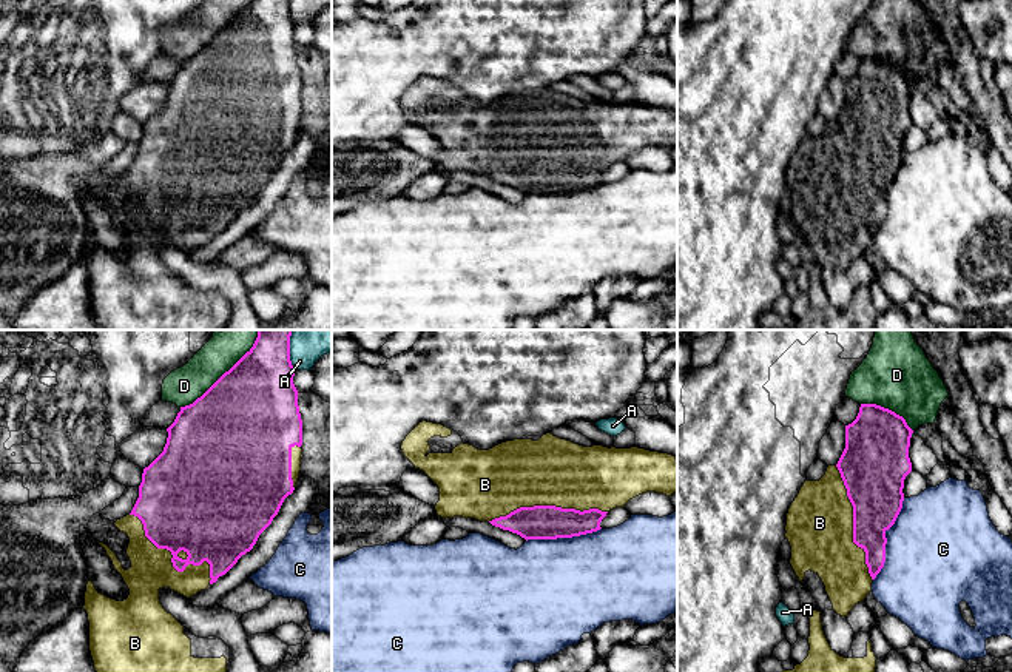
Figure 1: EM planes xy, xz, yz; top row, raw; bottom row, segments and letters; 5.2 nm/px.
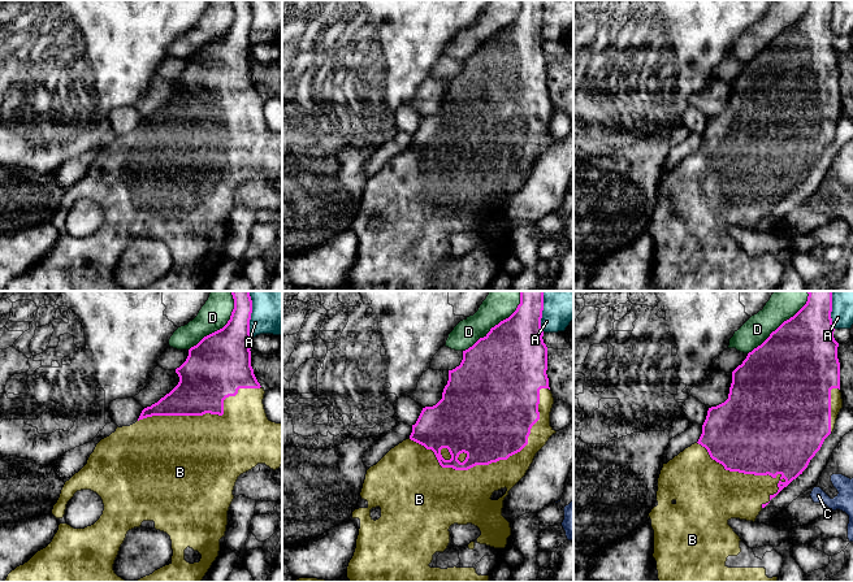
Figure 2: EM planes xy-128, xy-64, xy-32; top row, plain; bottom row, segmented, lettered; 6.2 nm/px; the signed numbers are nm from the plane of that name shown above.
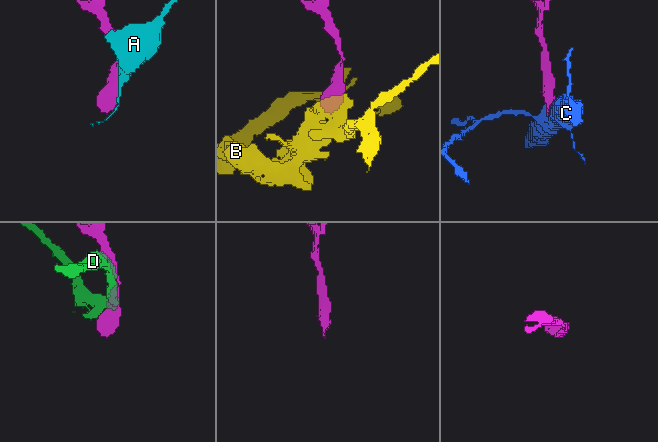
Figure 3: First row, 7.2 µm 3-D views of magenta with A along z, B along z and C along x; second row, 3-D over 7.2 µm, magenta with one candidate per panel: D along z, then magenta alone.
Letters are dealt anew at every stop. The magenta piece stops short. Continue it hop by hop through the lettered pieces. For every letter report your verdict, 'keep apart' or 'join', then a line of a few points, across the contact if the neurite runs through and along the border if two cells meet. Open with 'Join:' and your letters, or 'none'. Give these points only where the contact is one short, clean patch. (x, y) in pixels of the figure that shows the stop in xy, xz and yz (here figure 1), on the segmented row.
Join: B
A: keep apart
B: join
C: keep apart
D: keep apart

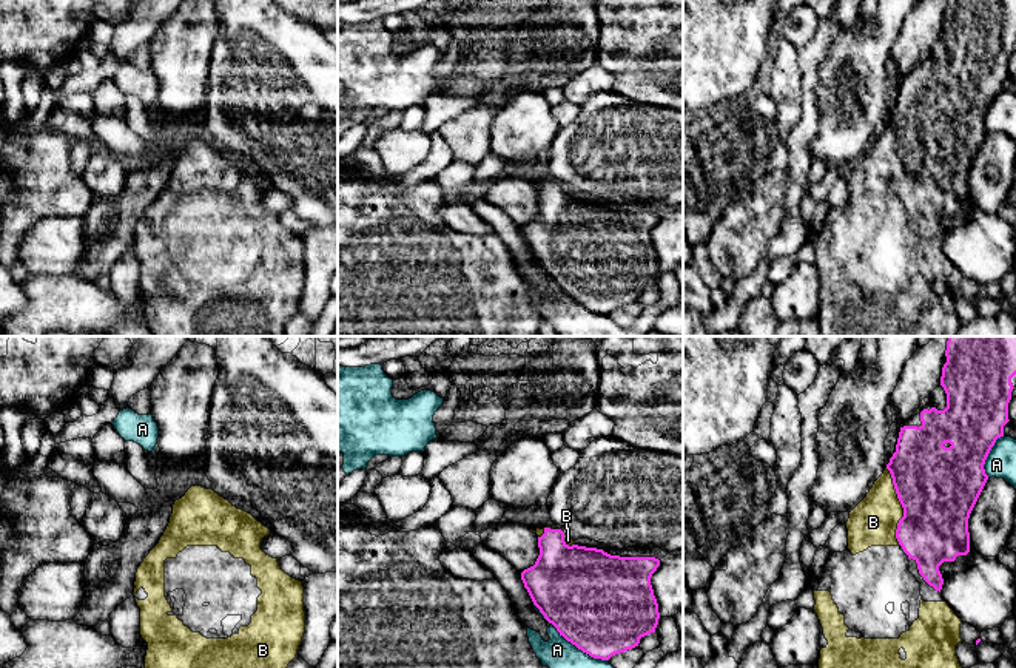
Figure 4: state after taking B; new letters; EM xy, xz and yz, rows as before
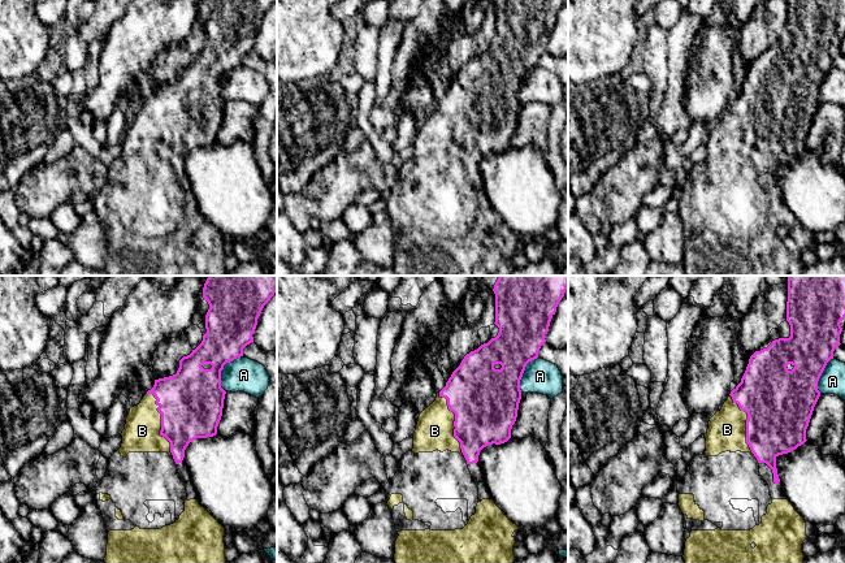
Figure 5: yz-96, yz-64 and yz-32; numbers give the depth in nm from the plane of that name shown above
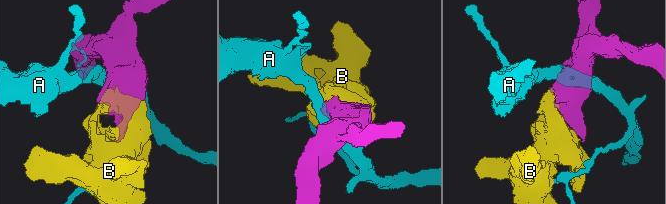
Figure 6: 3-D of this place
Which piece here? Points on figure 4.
Join: B
A: keep apart
B: join

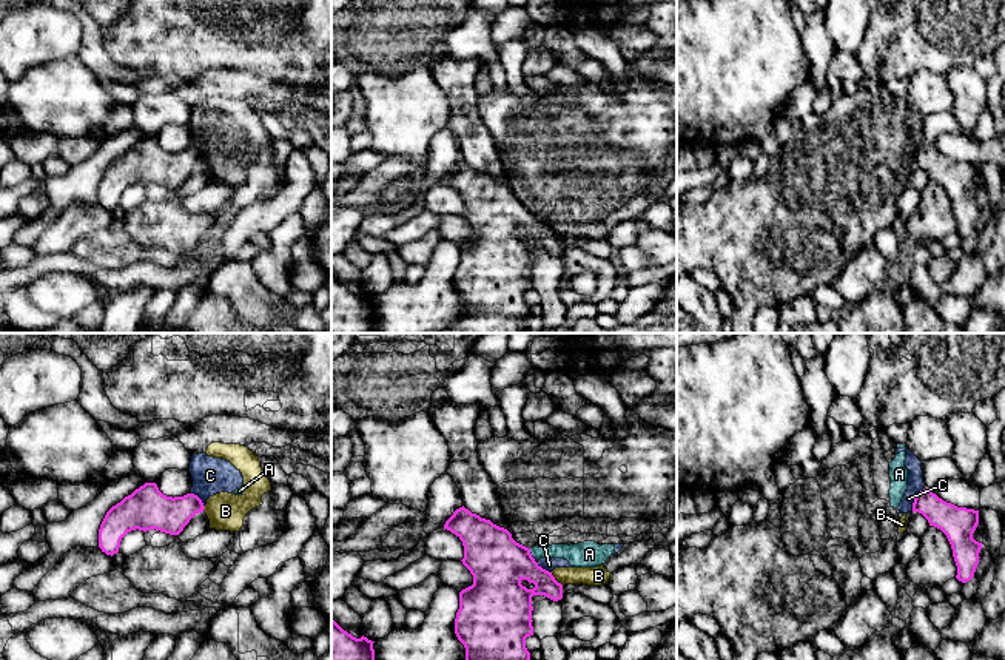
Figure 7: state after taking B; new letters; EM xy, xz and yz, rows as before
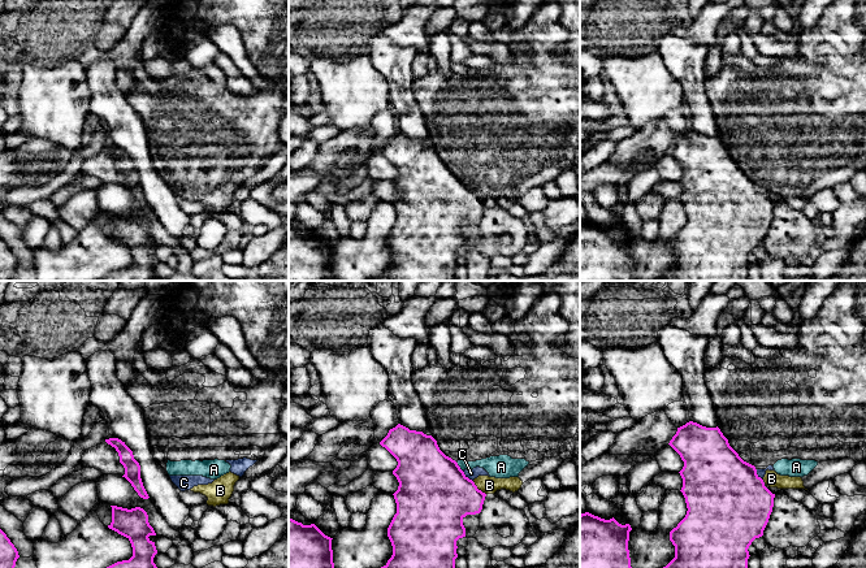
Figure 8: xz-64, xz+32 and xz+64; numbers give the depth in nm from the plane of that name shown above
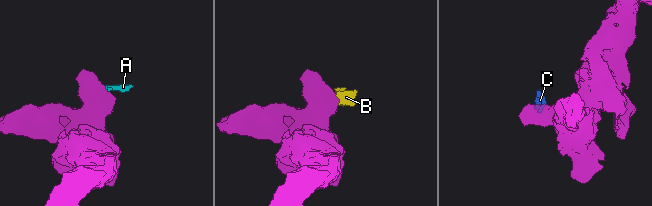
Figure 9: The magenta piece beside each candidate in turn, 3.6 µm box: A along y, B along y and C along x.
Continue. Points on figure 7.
Join: none
A: keep apart; line xz (529, 549), (535, 562)
B: keep apart; line xz (551, 572), (563, 585)
C: keep apart; line yz (924, 489), (916, 495), (911, 509)

